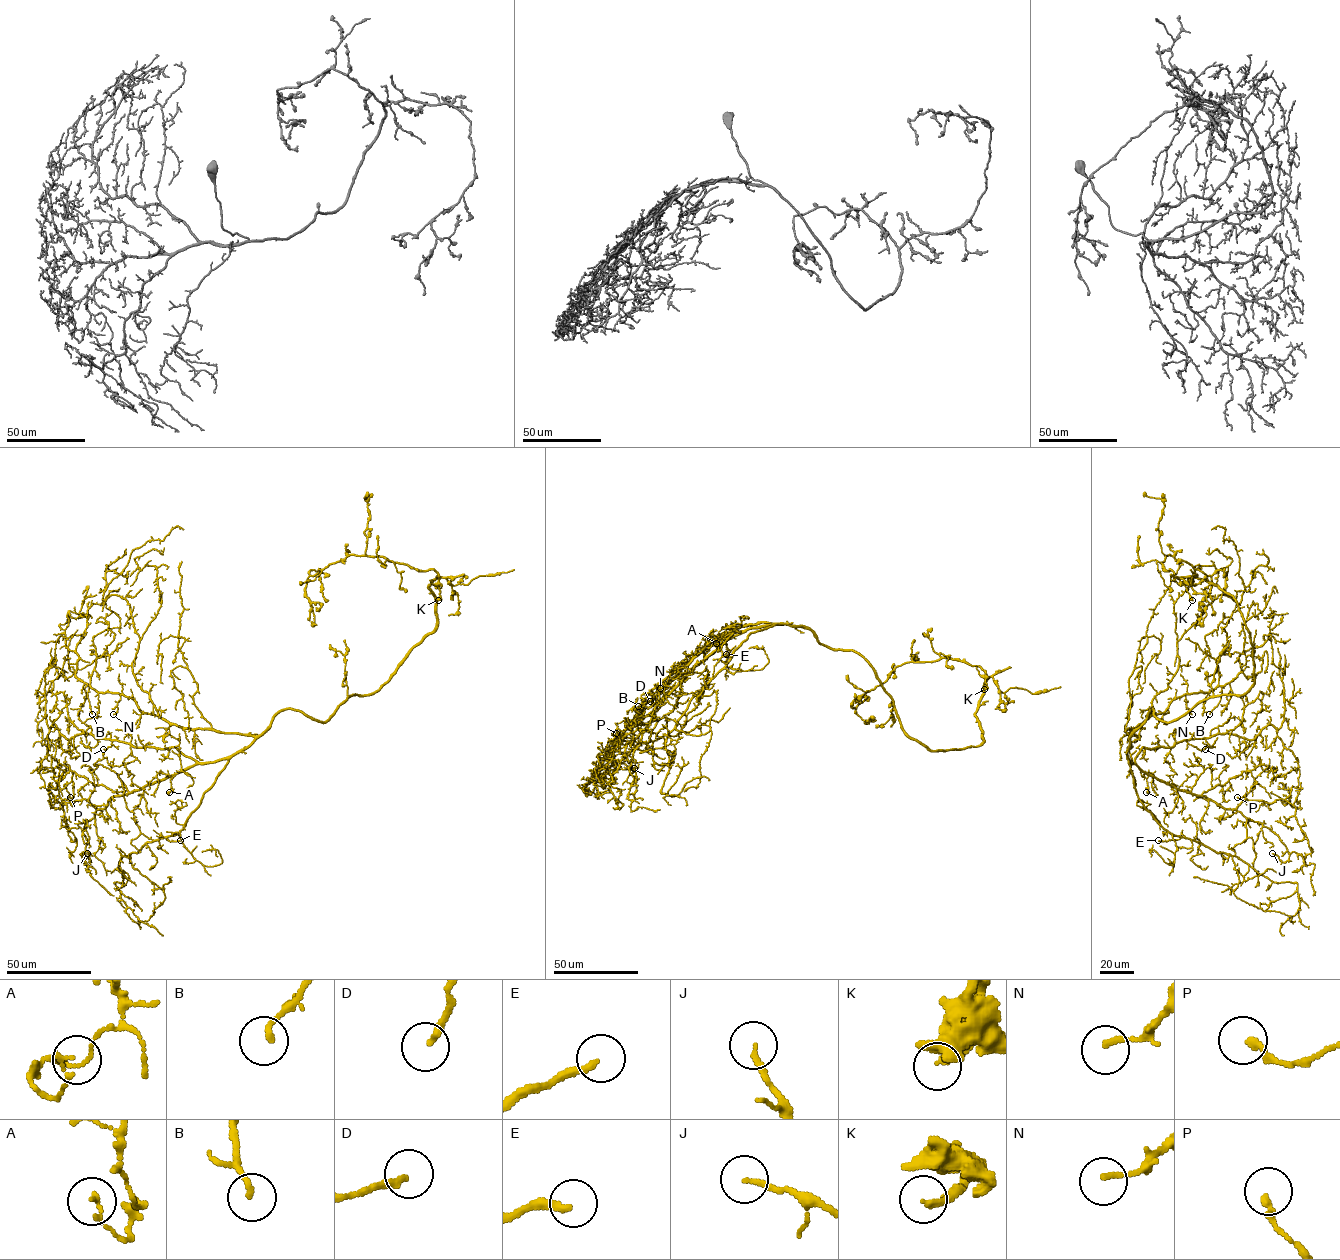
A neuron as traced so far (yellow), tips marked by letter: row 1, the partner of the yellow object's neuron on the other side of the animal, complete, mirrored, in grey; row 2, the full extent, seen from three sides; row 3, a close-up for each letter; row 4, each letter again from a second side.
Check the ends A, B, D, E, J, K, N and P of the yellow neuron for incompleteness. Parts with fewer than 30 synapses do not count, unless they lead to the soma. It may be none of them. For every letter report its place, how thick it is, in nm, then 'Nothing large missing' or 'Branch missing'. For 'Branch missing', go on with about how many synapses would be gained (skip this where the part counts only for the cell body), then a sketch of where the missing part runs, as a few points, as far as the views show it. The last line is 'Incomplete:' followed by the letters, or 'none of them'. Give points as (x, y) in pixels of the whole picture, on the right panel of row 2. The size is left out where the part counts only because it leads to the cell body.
A: Place: (1146, 792). Thickness 140 nm. Nothing large missing
B: Place: (1209, 714). Thickness 170 nm. Nothing large missing
D: Place: (1205, 749). Thickness 220 nm. Nothing large missing
E: Place: (1158, 840). Thickness 240 nm. Nothing large missing
J: Place: (1272, 853). Thickness 180 nm. Nothing large missing
K: Place: (1192, 600). Thickness 200 nm. Branch missing. Roughly 35 synapses. Course of what is missing: (1192, 600), (1201, 612)
N: Place: (1192, 714). Thickness 160 nm. Nothing large missing
P: Place: (1237, 797). Thickness 240 nm. Nothing large missing
Incomplete: K

